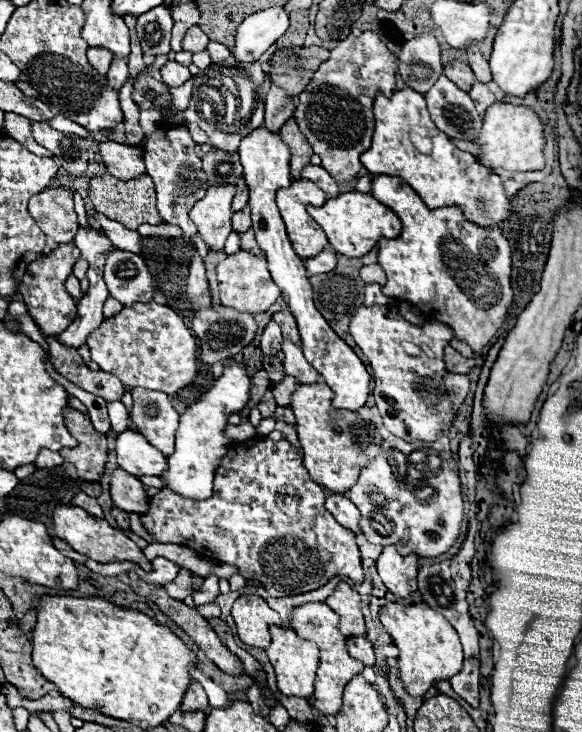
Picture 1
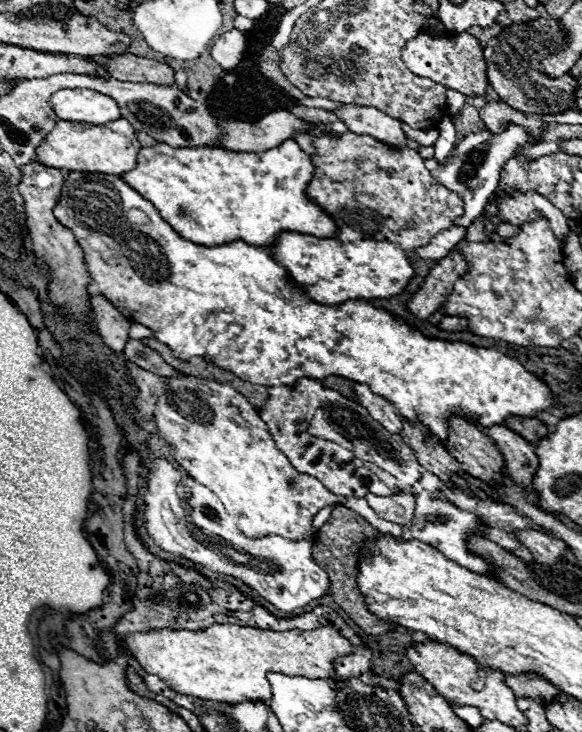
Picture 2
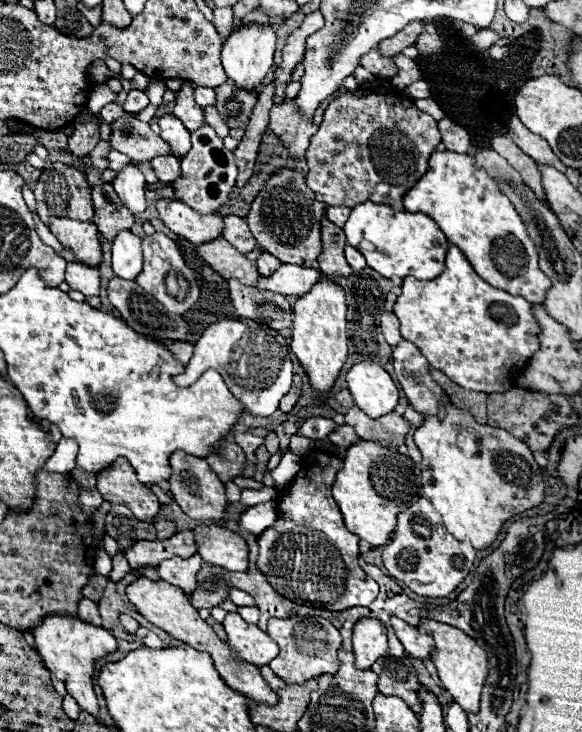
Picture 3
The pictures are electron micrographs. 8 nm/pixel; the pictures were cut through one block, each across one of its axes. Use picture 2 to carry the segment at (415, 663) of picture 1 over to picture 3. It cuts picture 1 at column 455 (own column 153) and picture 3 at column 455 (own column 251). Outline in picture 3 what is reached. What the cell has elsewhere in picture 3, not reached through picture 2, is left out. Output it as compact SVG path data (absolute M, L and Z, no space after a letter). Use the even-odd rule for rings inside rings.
M422 618L420 626L418 626L424 634L430 634L434 638L434 666L438 668L440 680L444 684L444 688L452 694L454 702L460 704L466 712L478 712L478 704L480 704L480 690L486 682L488 676L488 666L486 666L486 652L462 630L430 620L430 618Z

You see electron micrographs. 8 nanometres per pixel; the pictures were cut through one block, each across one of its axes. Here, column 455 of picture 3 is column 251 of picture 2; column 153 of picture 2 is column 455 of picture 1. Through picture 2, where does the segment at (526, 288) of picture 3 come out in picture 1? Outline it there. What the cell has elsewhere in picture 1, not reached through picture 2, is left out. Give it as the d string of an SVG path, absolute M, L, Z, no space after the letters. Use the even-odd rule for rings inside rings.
M404 88L394 90L394 94L386 98L382 92L378 92L374 98L374 118L376 124L372 134L372 146L360 156L360 162L368 172L398 176L404 184L414 188L414 192L426 202L430 210L458 204L466 212L466 218L470 222L482 226L498 226L510 216L512 208L508 196L504 194L502 180L492 170L482 168L472 154L458 150L448 140L448 136L434 126L422 94L412 88ZM412 130L420 136L428 136L428 130L434 130L432 154L422 154L414 148L410 140Z

